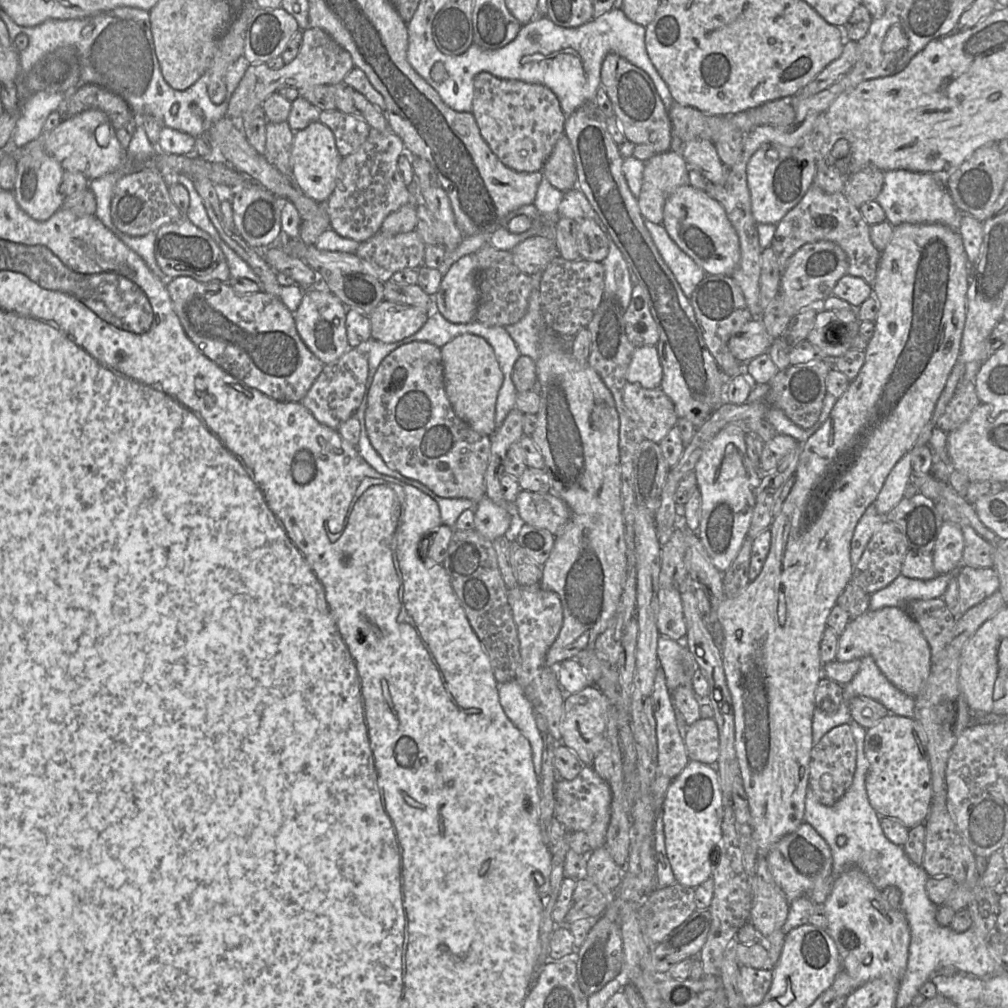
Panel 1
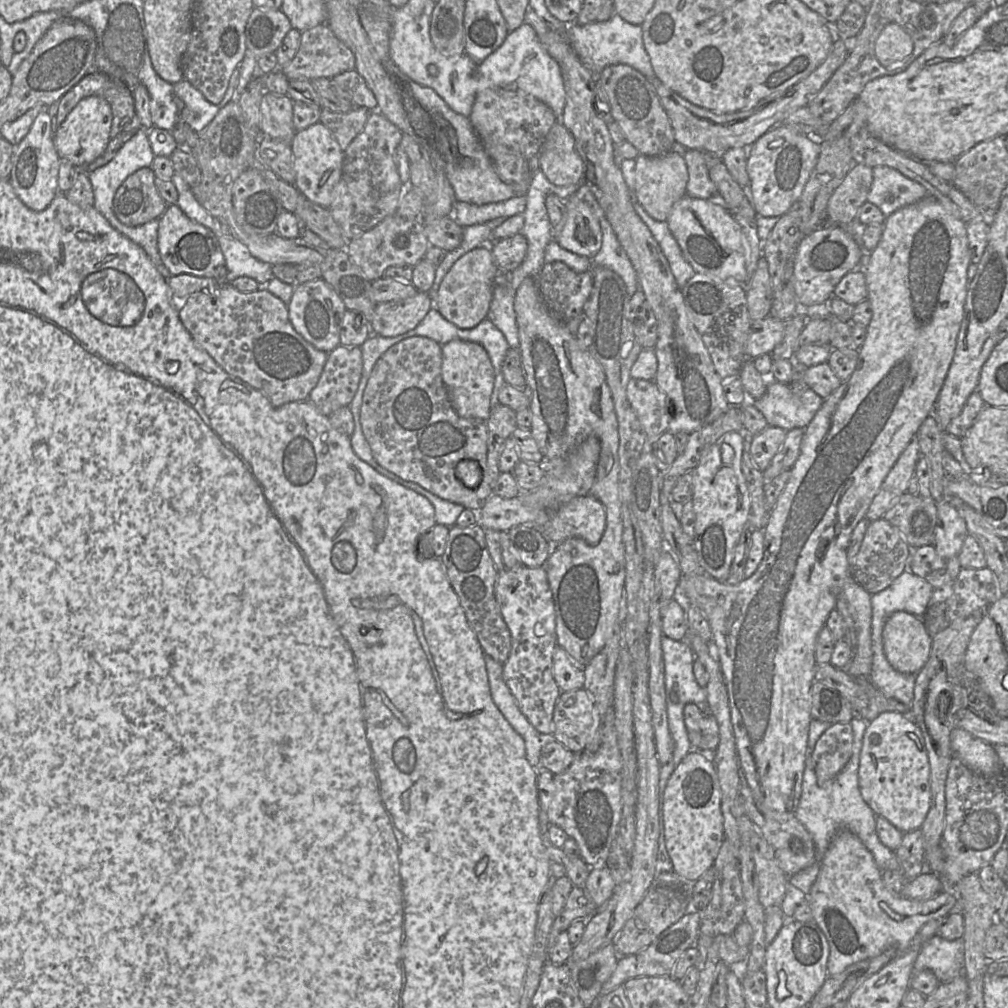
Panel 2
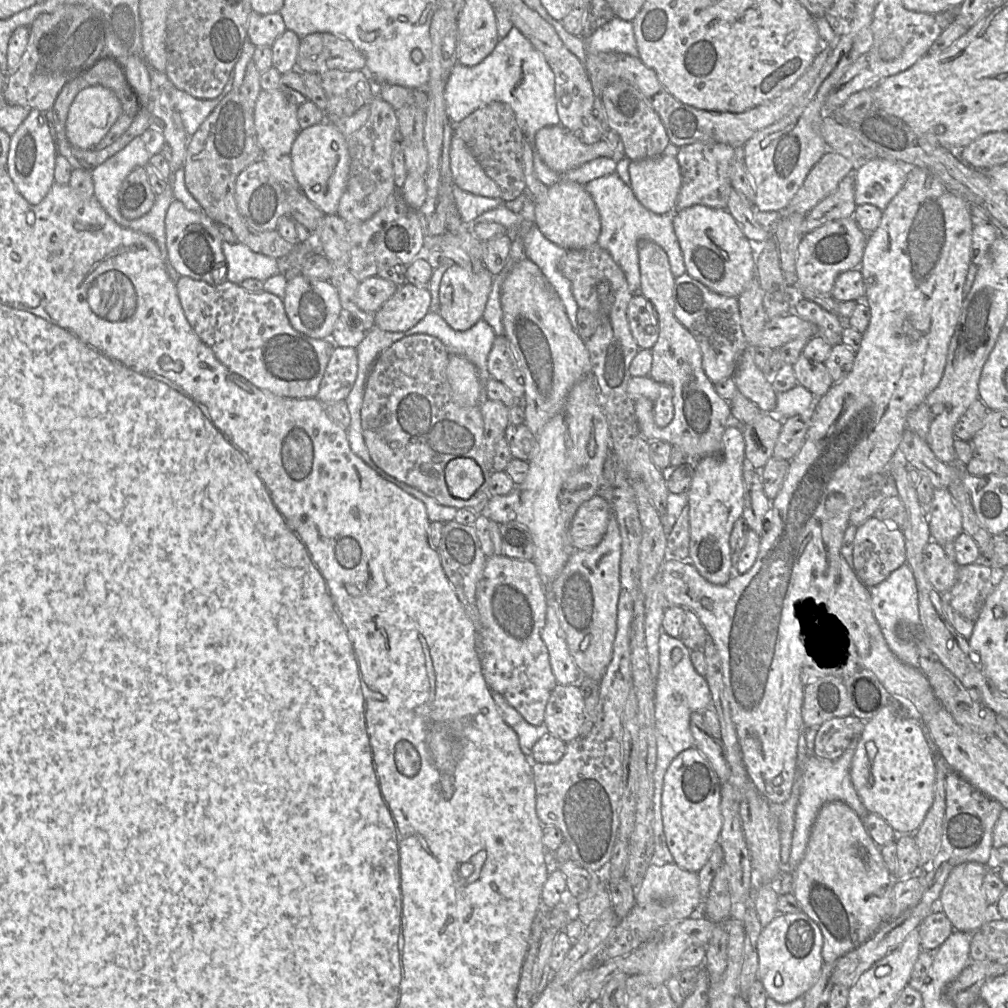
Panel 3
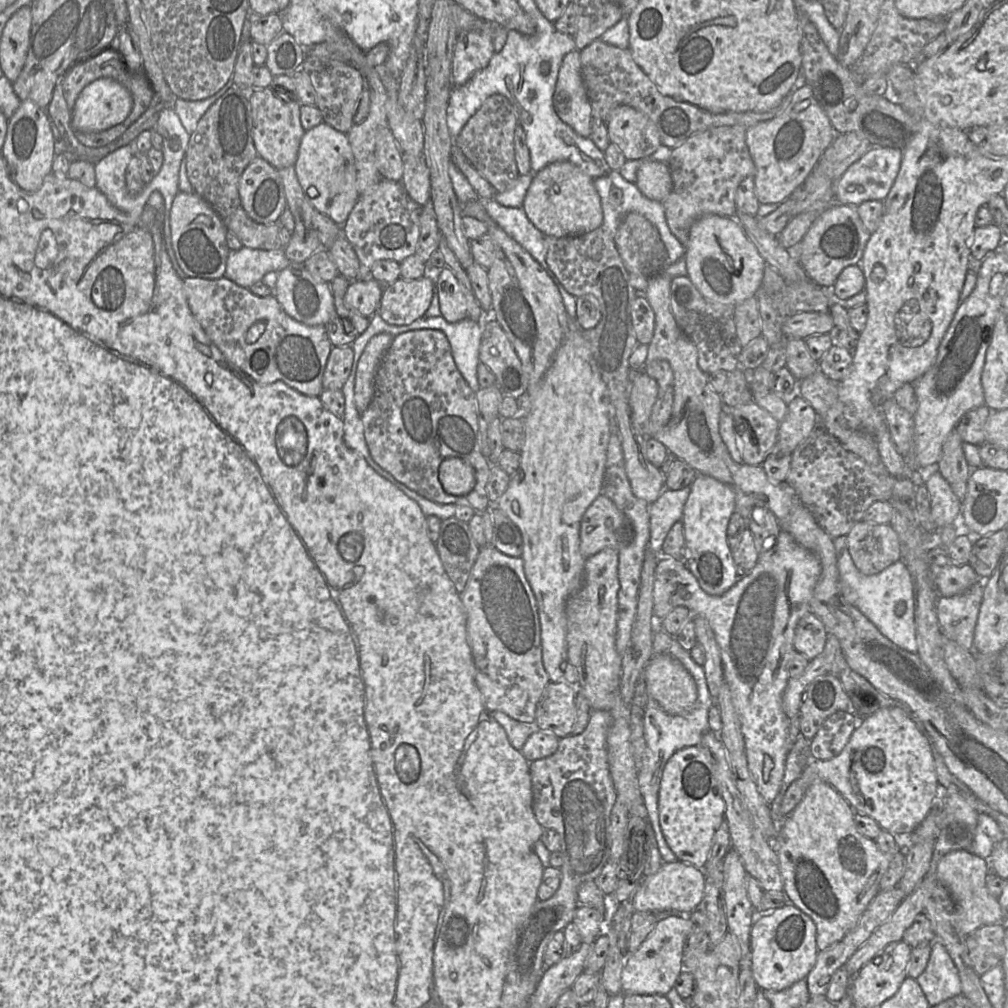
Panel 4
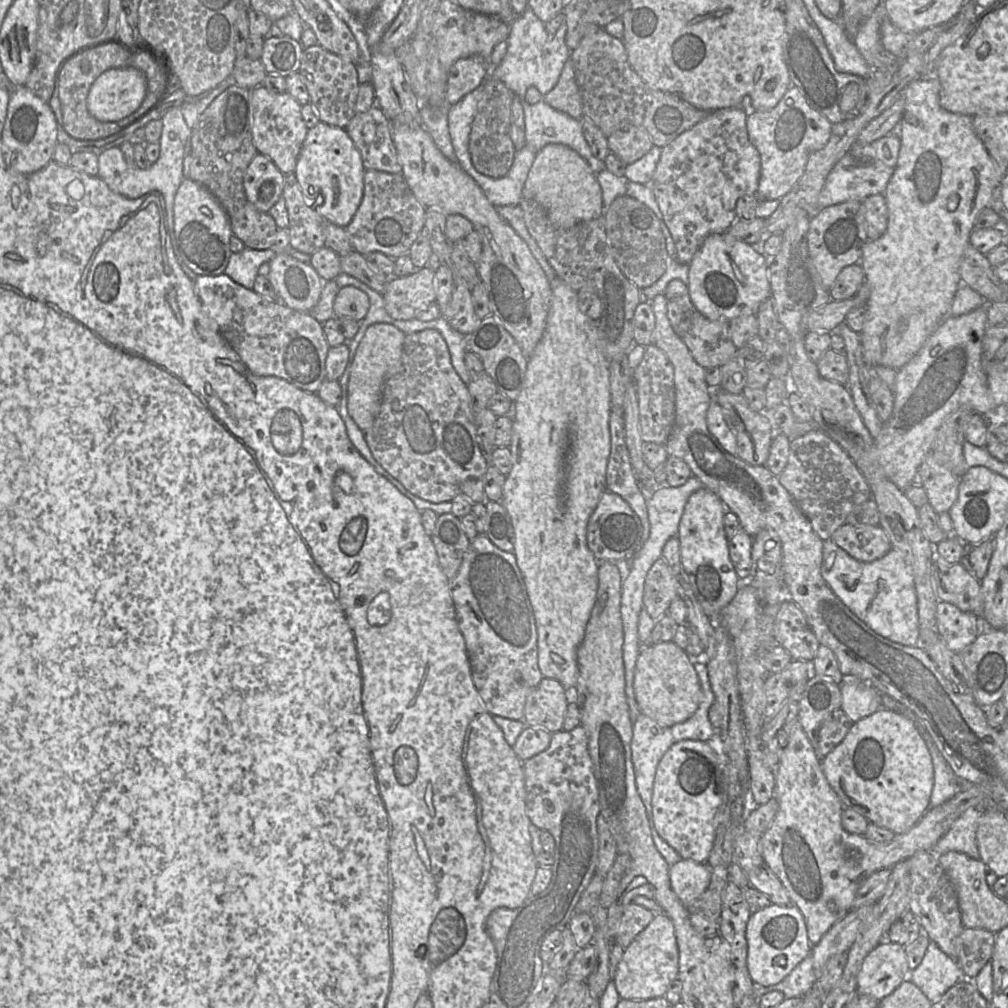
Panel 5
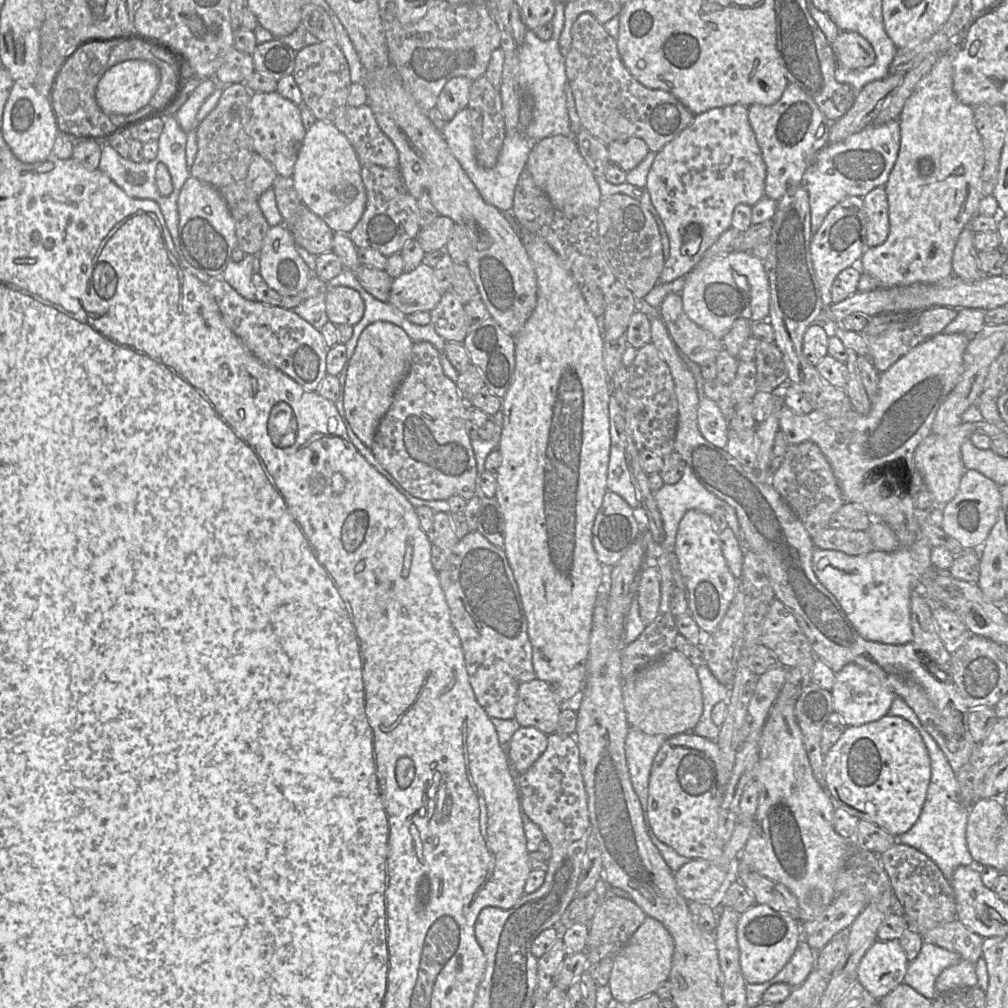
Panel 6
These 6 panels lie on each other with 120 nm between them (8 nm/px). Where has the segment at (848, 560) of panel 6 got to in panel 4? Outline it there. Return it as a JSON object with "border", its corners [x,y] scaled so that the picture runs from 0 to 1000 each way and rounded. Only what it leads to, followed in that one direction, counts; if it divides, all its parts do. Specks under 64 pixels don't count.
{"border":[[[841,541],[832,548],[830,563],[836,592],[852,604],[882,635],[893,643],[910,648],[906,577],[895,555],[866,570],[854,568],[848,562]]]}

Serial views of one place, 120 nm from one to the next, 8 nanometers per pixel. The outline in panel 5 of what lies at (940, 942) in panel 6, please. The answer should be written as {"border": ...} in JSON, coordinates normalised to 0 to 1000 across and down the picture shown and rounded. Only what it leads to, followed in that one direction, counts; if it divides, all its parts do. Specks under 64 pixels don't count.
{"border":[[[955,921],[947,932],[949,955],[956,968],[965,972],[983,953],[988,926],[974,921]]]}

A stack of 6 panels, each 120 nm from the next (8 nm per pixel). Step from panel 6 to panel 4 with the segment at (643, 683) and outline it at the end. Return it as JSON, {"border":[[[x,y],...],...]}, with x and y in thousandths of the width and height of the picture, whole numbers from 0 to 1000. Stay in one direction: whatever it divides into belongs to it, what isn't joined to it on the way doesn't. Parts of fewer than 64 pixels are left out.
{"border":[[[665,649],[648,650],[638,668],[643,690],[663,708],[684,707],[691,694],[691,681],[679,660]]]}

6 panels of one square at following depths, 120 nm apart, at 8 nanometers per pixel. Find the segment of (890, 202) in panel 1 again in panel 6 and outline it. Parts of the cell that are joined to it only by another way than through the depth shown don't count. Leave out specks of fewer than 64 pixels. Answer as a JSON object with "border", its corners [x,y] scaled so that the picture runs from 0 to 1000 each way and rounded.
{"border":[[[892,118],[875,124],[863,123],[835,141],[821,142],[809,154],[798,172],[803,192],[805,232],[811,230],[822,209],[842,194],[856,196],[864,188],[878,185],[888,164],[893,147]]]}

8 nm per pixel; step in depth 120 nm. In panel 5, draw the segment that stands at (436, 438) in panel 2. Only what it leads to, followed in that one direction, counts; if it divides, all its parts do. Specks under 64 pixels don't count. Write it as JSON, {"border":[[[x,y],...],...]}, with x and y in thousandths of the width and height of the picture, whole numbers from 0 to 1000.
{"border":[[[422,326],[403,332],[399,352],[394,362],[394,368],[381,382],[379,399],[370,422],[362,429],[362,436],[372,456],[409,490],[427,498],[438,499],[448,497],[455,490],[459,490],[468,499],[478,498],[481,501],[480,471],[485,462],[485,453],[479,448],[473,434],[471,411],[467,405],[467,394],[463,382],[451,368],[442,338],[432,326]]]}

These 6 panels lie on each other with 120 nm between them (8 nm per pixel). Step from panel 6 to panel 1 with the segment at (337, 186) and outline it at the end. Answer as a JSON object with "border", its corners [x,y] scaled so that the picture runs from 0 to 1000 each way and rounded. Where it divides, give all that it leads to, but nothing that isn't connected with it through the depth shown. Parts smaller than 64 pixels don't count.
{"border":[[[316,119],[292,131],[288,171],[307,196],[314,201],[323,201],[333,185],[335,167],[340,157],[333,146],[332,135],[327,127]]]}

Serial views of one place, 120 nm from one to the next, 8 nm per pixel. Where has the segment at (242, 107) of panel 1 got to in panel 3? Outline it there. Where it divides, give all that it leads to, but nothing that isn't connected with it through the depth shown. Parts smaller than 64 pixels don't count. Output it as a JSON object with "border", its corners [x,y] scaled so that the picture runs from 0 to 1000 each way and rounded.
{"border":[[[313,32],[298,39],[294,68],[319,73],[326,69],[362,69],[363,58],[348,41],[325,32]]]}

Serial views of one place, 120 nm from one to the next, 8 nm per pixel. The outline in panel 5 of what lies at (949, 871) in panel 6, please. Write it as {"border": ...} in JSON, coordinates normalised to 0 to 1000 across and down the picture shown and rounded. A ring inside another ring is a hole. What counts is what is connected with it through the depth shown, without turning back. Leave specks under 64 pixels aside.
{"border":[[[898,701],[898,707],[892,707],[903,713],[911,726],[919,736],[927,760],[927,781],[923,792],[921,804],[932,800],[945,792],[954,784],[954,776],[945,766],[943,760],[936,751],[927,735],[910,709],[901,701]],[[961,802],[944,818],[942,823],[933,831],[924,845],[930,850],[942,845],[952,845],[965,852],[972,852],[968,825],[973,810],[973,802]]]}

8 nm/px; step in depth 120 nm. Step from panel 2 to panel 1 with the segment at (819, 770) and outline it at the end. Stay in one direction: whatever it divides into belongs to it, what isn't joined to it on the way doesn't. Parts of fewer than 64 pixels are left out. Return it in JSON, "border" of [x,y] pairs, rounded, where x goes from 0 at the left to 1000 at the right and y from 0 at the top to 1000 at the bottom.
{"border":[[[835,718],[821,725],[807,740],[803,758],[803,781],[812,795],[826,800],[844,780],[849,764],[849,737],[843,718]]]}

